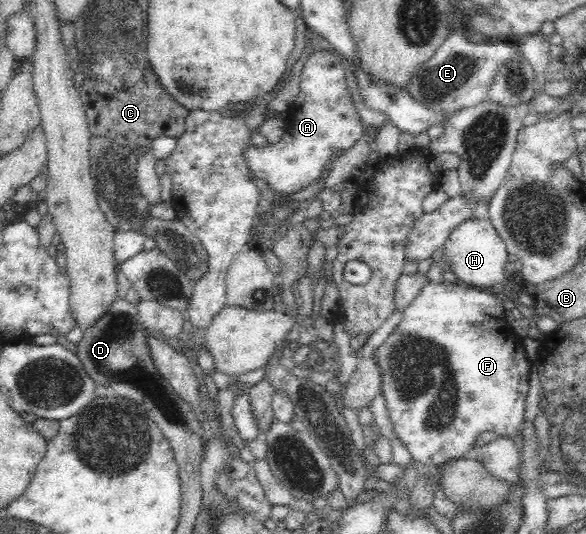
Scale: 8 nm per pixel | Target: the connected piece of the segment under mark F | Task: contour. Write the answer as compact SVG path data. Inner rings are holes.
M426 282L419 295L402 312L400 323L388 335L386 340L373 353L381 375L381 393L386 400L386 407L393 425L394 435L400 439L408 450L413 461L422 465L440 465L451 460L466 458L468 452L475 447L480 433L486 431L498 436L511 436L523 425L525 399L528 393L528 373L531 361L526 356L523 339L512 330L507 323L506 312L498 301L498 295L486 289L464 283L433 283Z

